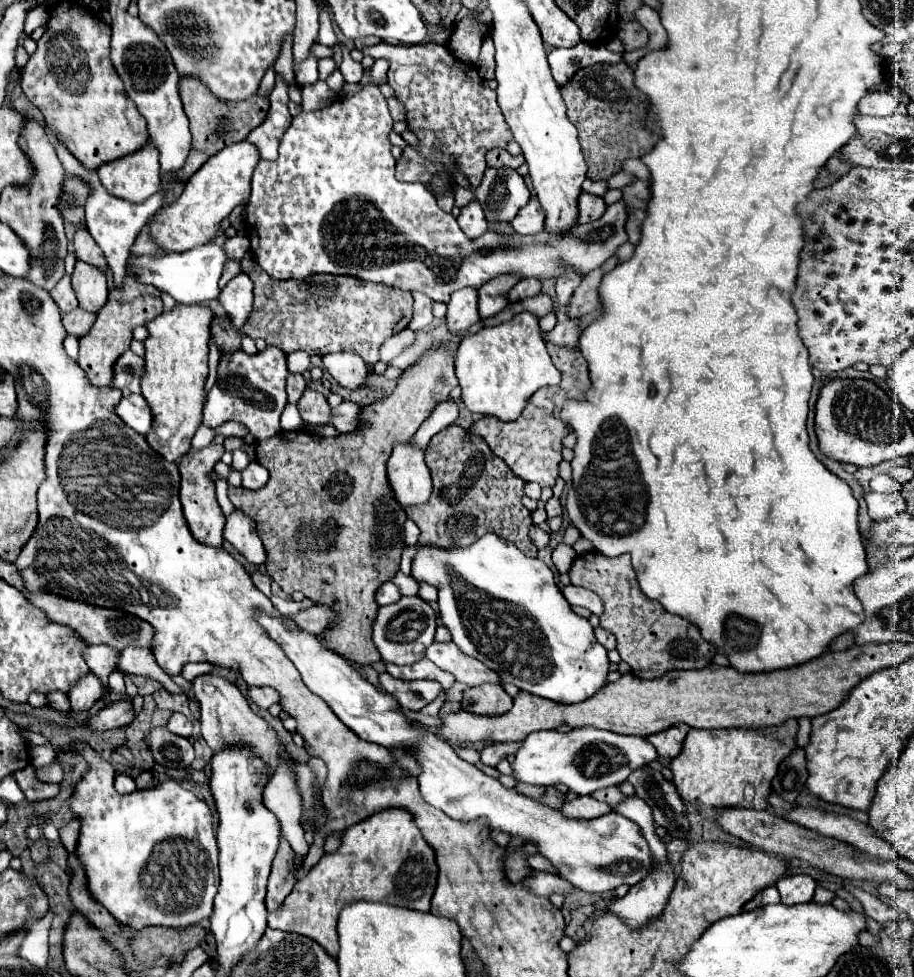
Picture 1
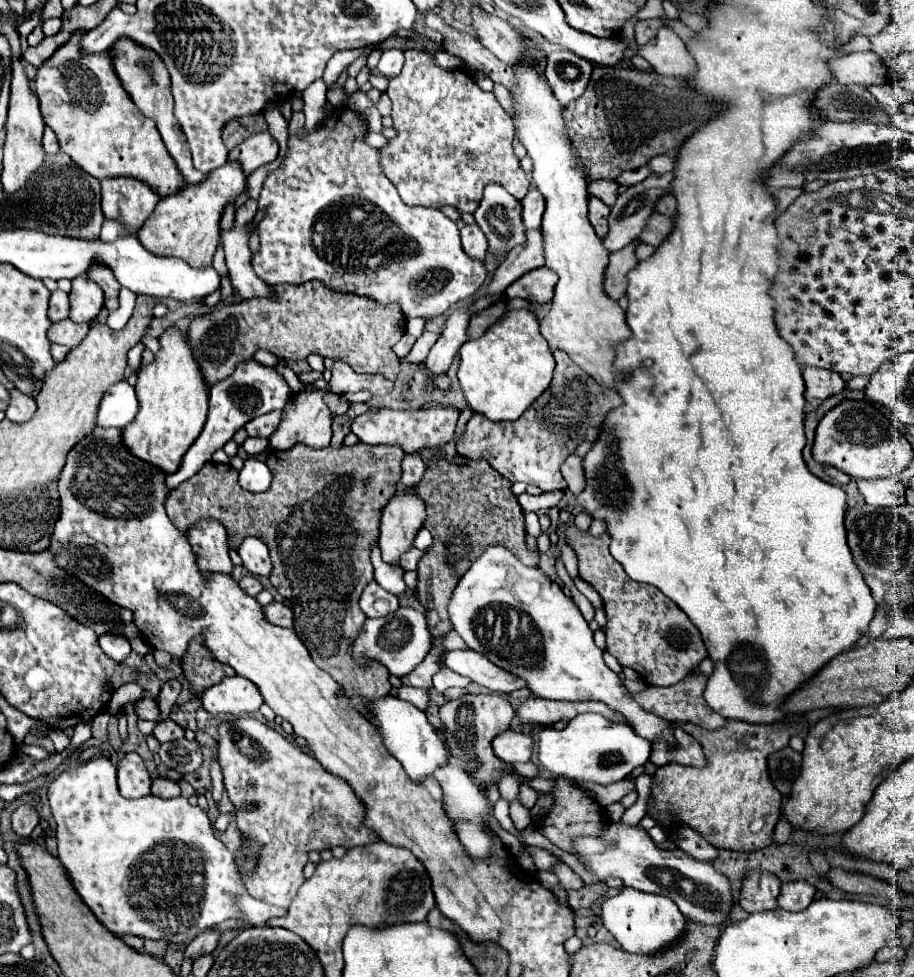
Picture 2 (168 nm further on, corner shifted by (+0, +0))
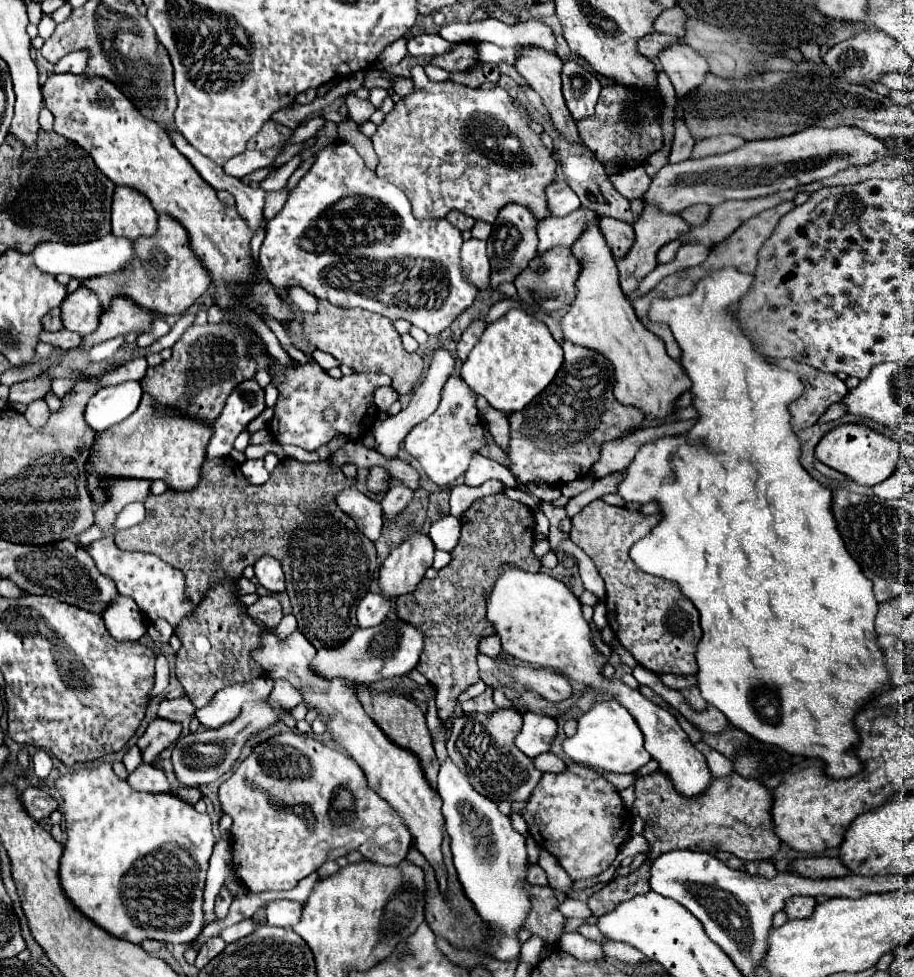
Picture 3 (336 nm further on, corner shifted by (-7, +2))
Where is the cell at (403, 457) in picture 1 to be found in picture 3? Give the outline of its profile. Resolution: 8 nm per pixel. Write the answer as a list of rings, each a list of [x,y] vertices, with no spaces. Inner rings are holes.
[[[407,525],[403,541],[389,553],[379,569],[379,587],[387,597],[411,593],[433,563],[433,541],[419,531],[417,525]]]

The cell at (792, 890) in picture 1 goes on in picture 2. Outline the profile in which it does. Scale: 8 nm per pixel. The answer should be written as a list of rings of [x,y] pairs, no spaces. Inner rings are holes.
[[[794,881],[794,883],[782,883],[778,905],[784,911],[802,911],[814,901],[814,887],[806,881]]]

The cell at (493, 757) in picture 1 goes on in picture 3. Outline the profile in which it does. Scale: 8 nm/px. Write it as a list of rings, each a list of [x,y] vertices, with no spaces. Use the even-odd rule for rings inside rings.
[[[525,713],[523,715],[523,727],[515,737],[515,747],[523,751],[527,757],[535,759],[537,755],[549,751],[551,741],[555,737],[557,723],[555,719],[547,715],[537,713]]]

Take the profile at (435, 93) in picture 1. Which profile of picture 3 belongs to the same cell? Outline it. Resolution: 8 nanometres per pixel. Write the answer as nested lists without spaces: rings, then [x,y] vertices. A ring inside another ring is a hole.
[[[415,65],[411,69],[411,79],[413,93],[395,103],[395,109],[385,117],[371,141],[379,157],[375,169],[377,175],[395,183],[409,197],[413,215],[417,219],[439,219],[451,209],[457,209],[473,219],[493,223],[499,207],[507,203],[521,203],[529,207],[535,219],[547,217],[545,187],[555,177],[555,159],[553,153],[541,145],[539,135],[527,127],[509,93],[501,87],[473,89],[451,79],[435,83],[425,75],[423,65]]]

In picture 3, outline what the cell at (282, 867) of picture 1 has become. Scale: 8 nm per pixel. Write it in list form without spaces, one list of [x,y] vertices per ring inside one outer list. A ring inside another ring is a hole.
[[[295,731],[279,733],[253,747],[251,755],[241,761],[233,775],[221,783],[219,801],[223,813],[233,817],[233,867],[235,875],[249,887],[249,891],[289,891],[301,879],[311,875],[327,859],[337,859],[347,855],[351,849],[359,851],[365,859],[397,865],[401,863],[411,847],[411,835],[395,811],[383,801],[373,789],[367,787],[365,775],[355,765],[355,761],[321,745],[319,741],[299,735]],[[301,759],[307,759],[307,773],[301,775]],[[359,789],[365,789],[365,795],[359,797]],[[388,826],[394,836],[386,845],[369,845],[369,837],[377,827]]]

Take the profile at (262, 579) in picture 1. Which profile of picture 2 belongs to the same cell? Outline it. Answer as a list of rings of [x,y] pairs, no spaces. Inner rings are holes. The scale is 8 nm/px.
[[[248,575],[248,577],[244,577],[242,581],[240,581],[240,587],[248,593],[248,595],[252,595],[252,597],[256,597],[264,587],[260,585],[260,581],[256,579],[256,577],[252,577],[252,575]]]

